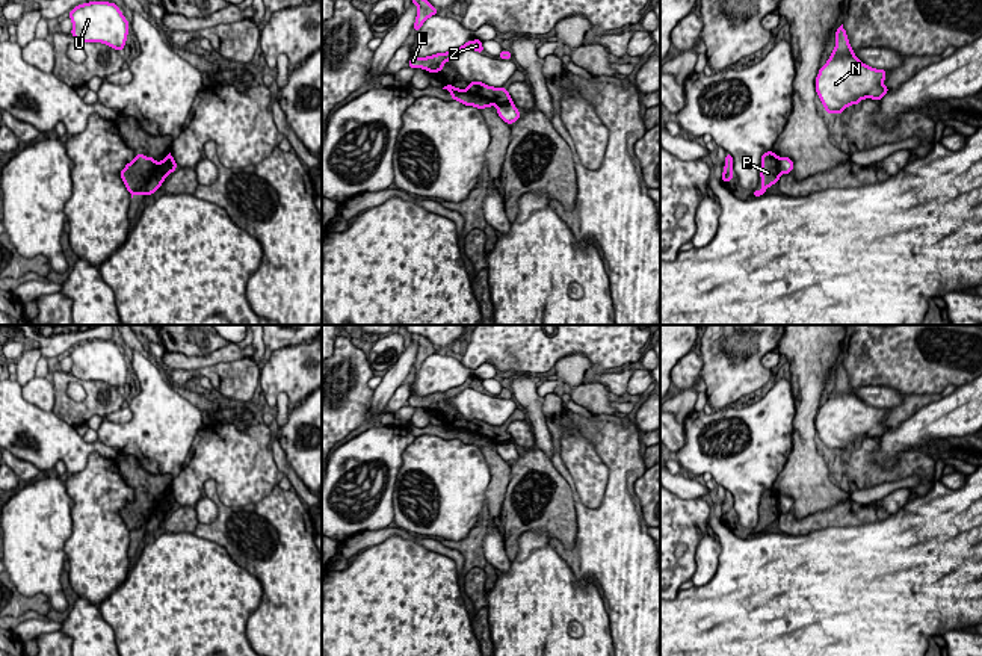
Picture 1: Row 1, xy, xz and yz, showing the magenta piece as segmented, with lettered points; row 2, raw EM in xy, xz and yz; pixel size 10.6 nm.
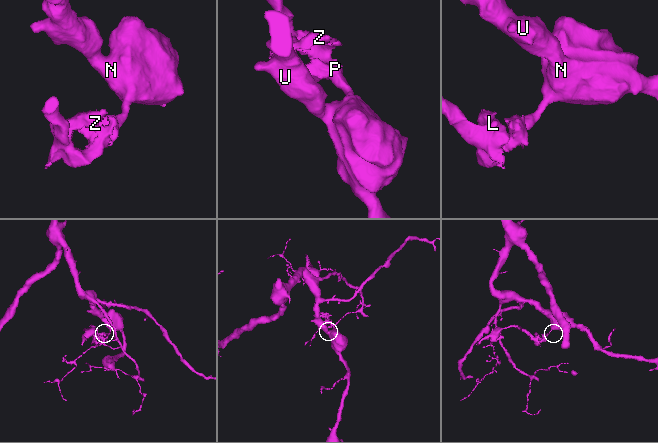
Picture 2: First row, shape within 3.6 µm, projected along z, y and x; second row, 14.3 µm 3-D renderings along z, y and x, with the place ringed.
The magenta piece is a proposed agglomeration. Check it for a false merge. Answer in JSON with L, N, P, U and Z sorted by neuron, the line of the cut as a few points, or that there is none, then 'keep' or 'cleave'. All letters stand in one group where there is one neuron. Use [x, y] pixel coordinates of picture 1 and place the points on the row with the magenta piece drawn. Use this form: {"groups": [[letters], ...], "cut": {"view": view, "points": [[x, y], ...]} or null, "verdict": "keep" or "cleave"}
{"groups": [["L", "P", "Z"], ["N", "U"]], "cut": {"view": "xz", "points": [[511, 102], [497, 106]]}, "verdict": "cleave"}

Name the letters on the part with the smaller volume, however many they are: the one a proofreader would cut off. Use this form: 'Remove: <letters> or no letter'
Remove: L, P, Z

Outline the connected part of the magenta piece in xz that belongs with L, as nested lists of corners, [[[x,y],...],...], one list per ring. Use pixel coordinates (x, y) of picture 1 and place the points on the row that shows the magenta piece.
[[[474,38],[473,41],[467,41],[462,47],[453,48],[447,53],[437,53],[428,57],[411,57],[408,62],[409,68],[423,68],[429,73],[438,73],[443,71],[443,63],[447,60],[455,59],[456,56],[459,56],[462,51],[473,48],[477,53],[483,53],[483,47],[482,42]]]

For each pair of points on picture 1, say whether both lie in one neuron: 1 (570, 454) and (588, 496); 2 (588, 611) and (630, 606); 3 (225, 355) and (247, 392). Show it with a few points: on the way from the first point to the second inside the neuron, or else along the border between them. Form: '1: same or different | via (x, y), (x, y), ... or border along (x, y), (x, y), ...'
1: same | via (580, 464), (588, 472), (588, 485)
2: different | border along (586, 579), (595, 585), (603, 602), (612, 640)
3: different | border along (213, 365), (179, 369)

